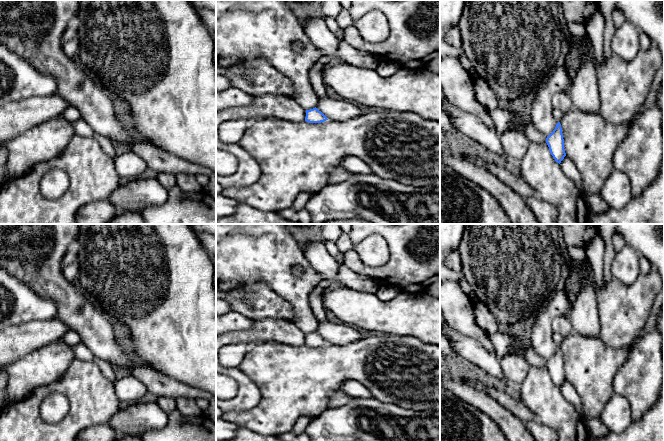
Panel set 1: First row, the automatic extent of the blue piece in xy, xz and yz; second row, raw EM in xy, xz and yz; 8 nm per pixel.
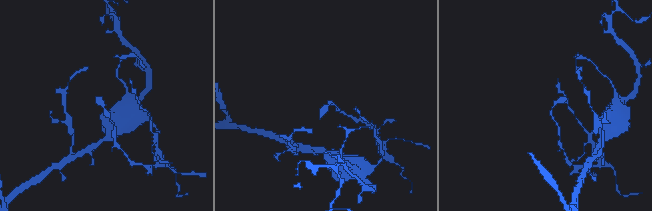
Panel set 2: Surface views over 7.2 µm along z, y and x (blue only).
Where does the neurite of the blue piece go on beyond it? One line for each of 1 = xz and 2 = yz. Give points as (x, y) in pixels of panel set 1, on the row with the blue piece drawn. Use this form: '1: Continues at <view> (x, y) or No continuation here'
1: No continuation here
2: No continuation here

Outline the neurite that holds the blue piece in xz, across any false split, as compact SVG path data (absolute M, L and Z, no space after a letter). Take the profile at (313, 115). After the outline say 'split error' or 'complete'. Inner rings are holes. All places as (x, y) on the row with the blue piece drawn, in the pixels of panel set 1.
M316 107L310 110L306 110L305 121L309 123L321 123L326 120L328 120L327 117Z; complete

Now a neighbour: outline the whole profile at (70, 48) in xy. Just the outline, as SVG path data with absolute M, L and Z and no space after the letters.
M77 38L62 43L64 53L70 58L76 58L79 51L79 41Z

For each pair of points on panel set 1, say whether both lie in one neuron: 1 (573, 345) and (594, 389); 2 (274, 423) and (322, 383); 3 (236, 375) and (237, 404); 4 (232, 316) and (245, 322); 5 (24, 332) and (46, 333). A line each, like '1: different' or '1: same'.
1: same
2: same
3: same
4: same
5: same

